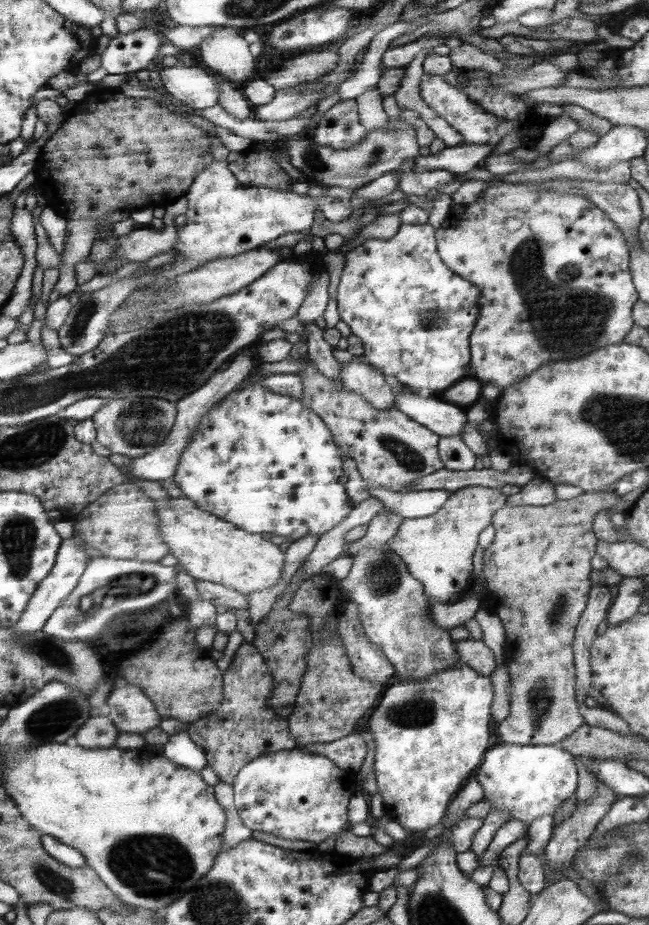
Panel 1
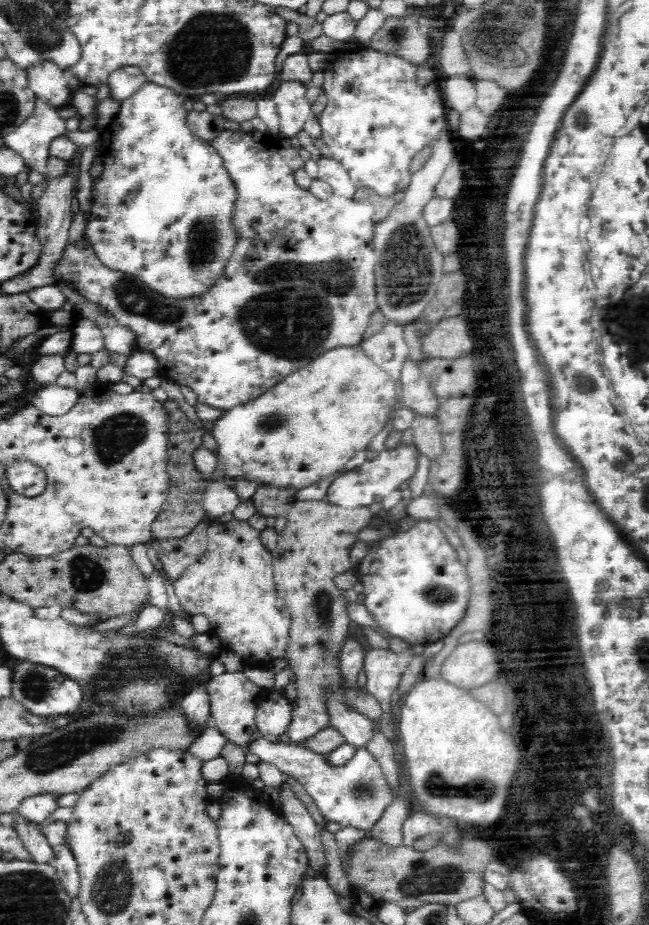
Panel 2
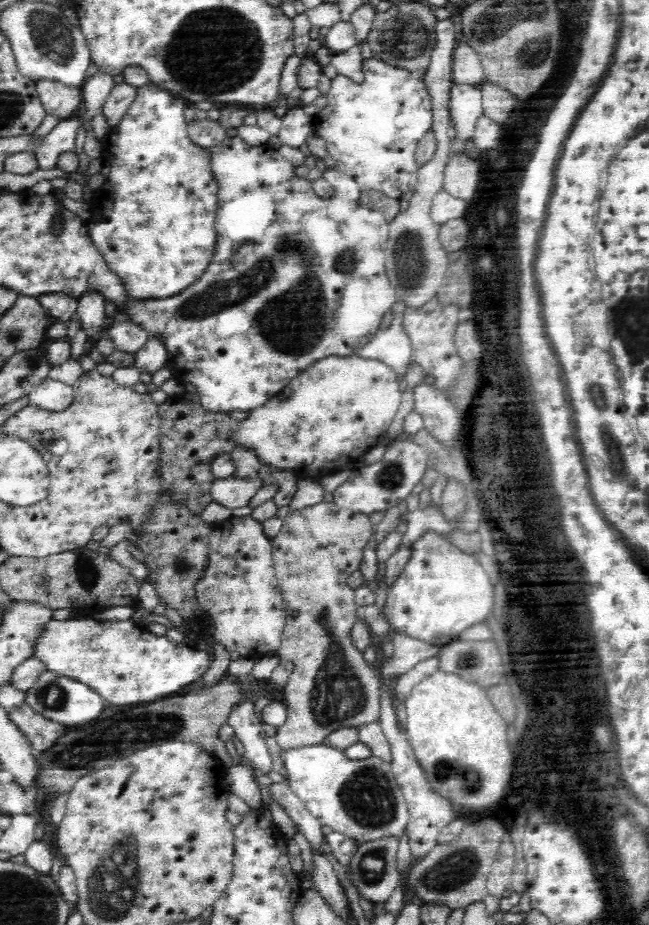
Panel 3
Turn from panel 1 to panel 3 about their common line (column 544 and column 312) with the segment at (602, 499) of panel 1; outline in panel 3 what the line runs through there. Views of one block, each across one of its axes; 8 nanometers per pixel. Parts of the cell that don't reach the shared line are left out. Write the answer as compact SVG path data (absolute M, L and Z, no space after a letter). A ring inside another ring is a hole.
M322 501L318 502L318 504L314 504L314 506L303 508L302 510L292 511L290 516L286 515L283 518L283 524L278 536L276 536L274 540L271 540L276 583L278 583L278 591L280 591L285 602L285 615L287 618L281 638L281 645L276 654L281 660L290 660L294 665L292 673L289 674L288 682L286 683L286 686L284 686L284 702L286 702L287 719L284 721L283 725L280 725L277 728L277 733L274 737L282 751L322 744L322 740L324 740L326 736L332 735L332 732L337 728L362 726L379 720L380 682L378 676L376 676L377 669L373 665L366 665L366 662L362 658L362 653L352 645L351 630L354 623L357 621L355 613L357 604L354 602L355 589L351 589L347 583L348 576L355 570L359 570L358 567L360 566L360 562L362 562L362 548L366 546L366 543L372 535L373 529L370 516L366 516L357 510L351 511L350 509L342 508L334 502Z

